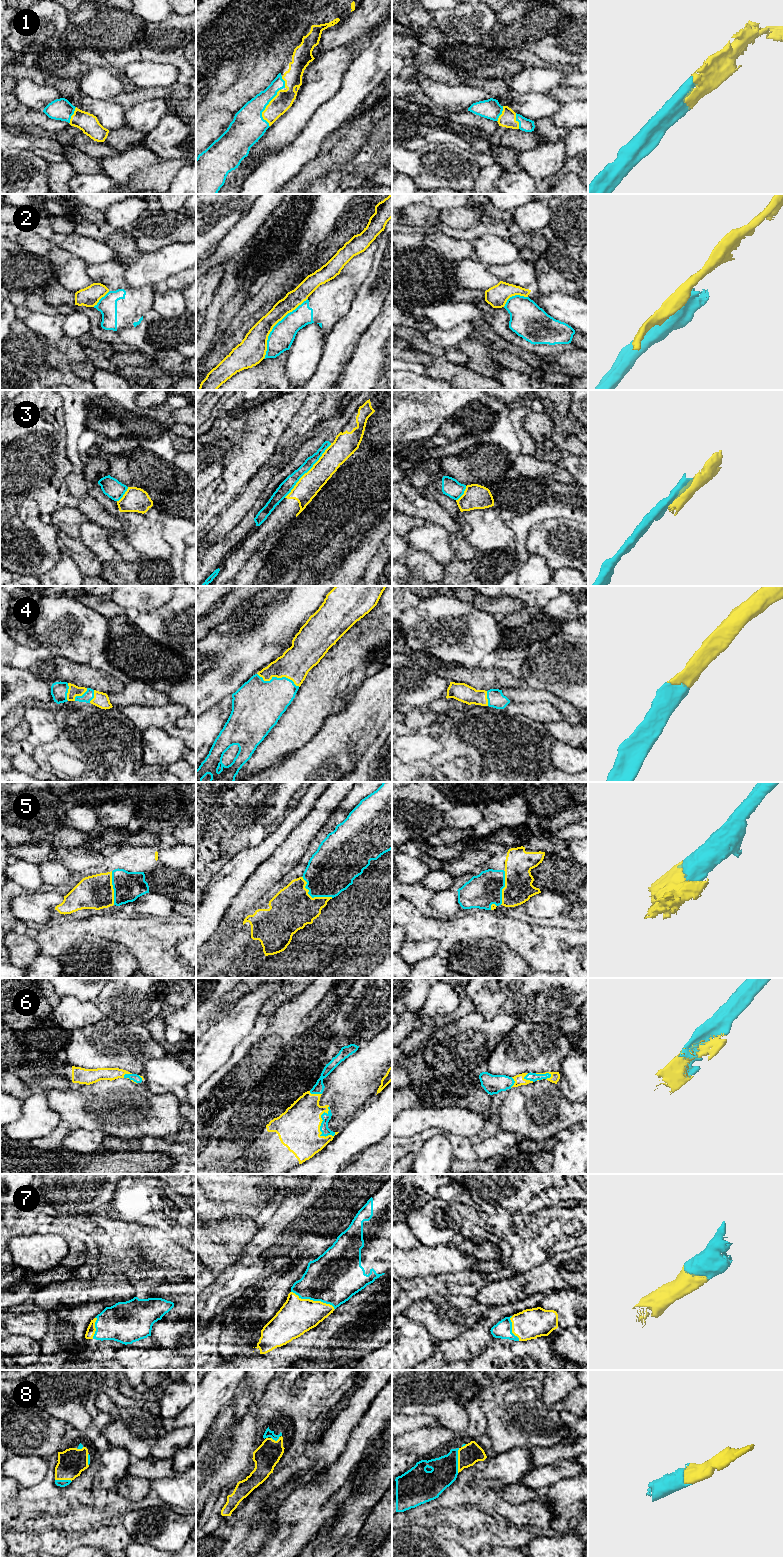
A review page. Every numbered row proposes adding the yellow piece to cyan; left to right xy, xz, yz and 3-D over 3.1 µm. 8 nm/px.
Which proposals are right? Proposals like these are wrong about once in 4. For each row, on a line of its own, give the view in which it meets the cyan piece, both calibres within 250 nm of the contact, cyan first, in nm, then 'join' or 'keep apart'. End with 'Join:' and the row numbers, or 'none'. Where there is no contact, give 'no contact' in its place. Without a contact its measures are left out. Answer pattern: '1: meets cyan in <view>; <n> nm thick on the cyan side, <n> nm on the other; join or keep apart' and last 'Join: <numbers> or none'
1: meets cyan in xz; 280 nm thick on the cyan side, 150 nm on the other; join
2: meets cyan in xz; 200 nm thick on the cyan side, 220 nm on the other; keep apart
3: meets cyan in xz; 100 nm thick on the cyan side, 180 nm on the other; keep apart
4: meets cyan in xz; 380 nm thick on the cyan side, 260 nm on the other; join
5: meets cyan in xz; 360 nm thick on the cyan side, 340 nm on the other; join
6: meets cyan in xz; 70 nm thick on the cyan side, 340 nm on the other; join
7: meets cyan in xz; 420 nm thick on the cyan side, 280 nm on the other; join
8: meets cyan in yz; 220 nm thick on the cyan side, 170 nm on the other; join
Join: 1, 4, 5, 6, 7, 8

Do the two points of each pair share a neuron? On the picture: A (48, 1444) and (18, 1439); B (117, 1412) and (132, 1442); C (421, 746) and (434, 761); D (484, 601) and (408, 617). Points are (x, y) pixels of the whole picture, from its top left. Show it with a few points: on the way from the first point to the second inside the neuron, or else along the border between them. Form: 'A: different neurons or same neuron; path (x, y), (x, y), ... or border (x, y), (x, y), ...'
A: same neuron; path (41, 1439), (25, 1439)
B: same neuron; path (121, 1419), (132, 1430), (132, 1435)
C: different neurons; border (430, 733), (440, 743), (441, 749), (428, 758)
D: different neurons; border (471, 603), (477, 608), (493, 614)

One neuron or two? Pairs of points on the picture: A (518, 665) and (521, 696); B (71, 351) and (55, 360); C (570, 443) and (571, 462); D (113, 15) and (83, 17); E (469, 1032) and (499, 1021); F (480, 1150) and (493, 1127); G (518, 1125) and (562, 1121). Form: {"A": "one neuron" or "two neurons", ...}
{"A": "two neurons", "B": "two neurons", "C": "two neurons", "D": "one neuron", "E": "one neuron", "F": "two neurons", "G": "one neuron"}

